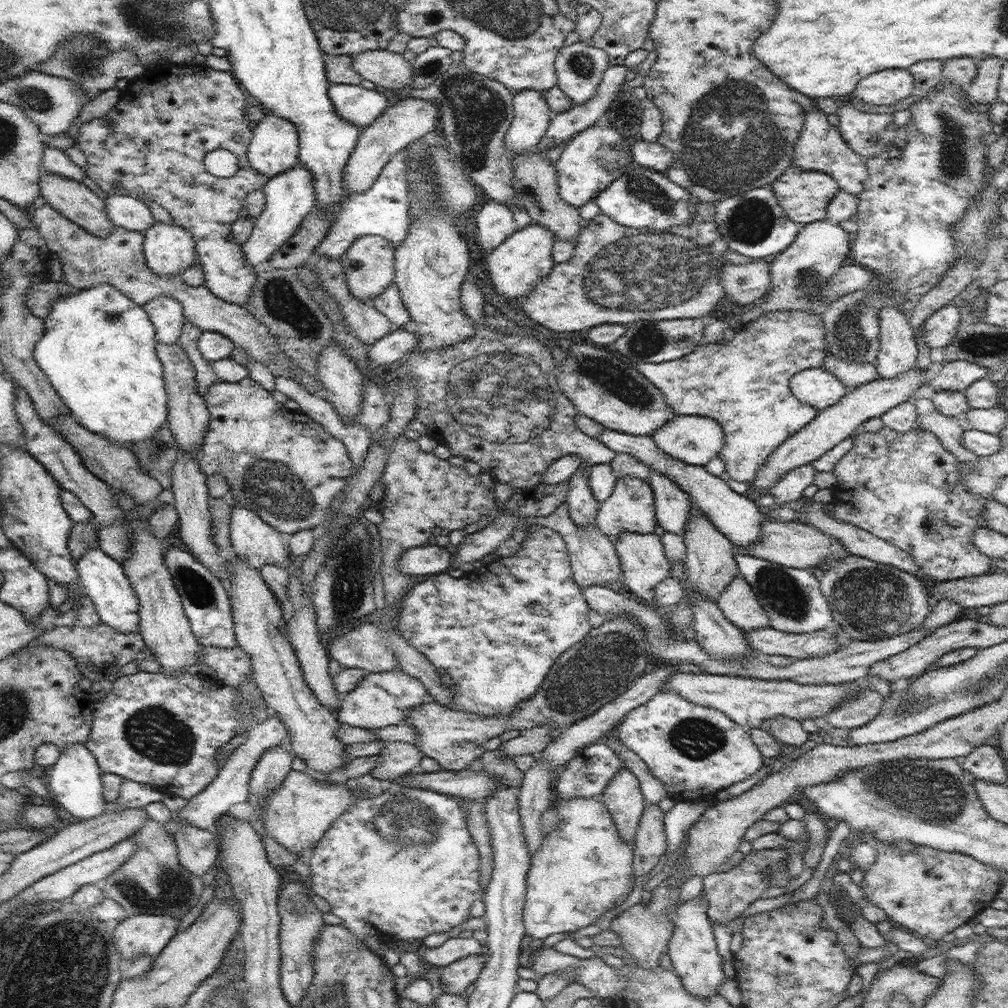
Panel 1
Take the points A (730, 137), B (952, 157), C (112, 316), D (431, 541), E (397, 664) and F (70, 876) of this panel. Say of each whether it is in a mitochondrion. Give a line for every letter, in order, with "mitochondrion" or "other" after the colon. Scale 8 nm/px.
A: mitochondrion
B: mitochondrion
C: mitochondrion
D: other
E: other
F: other

